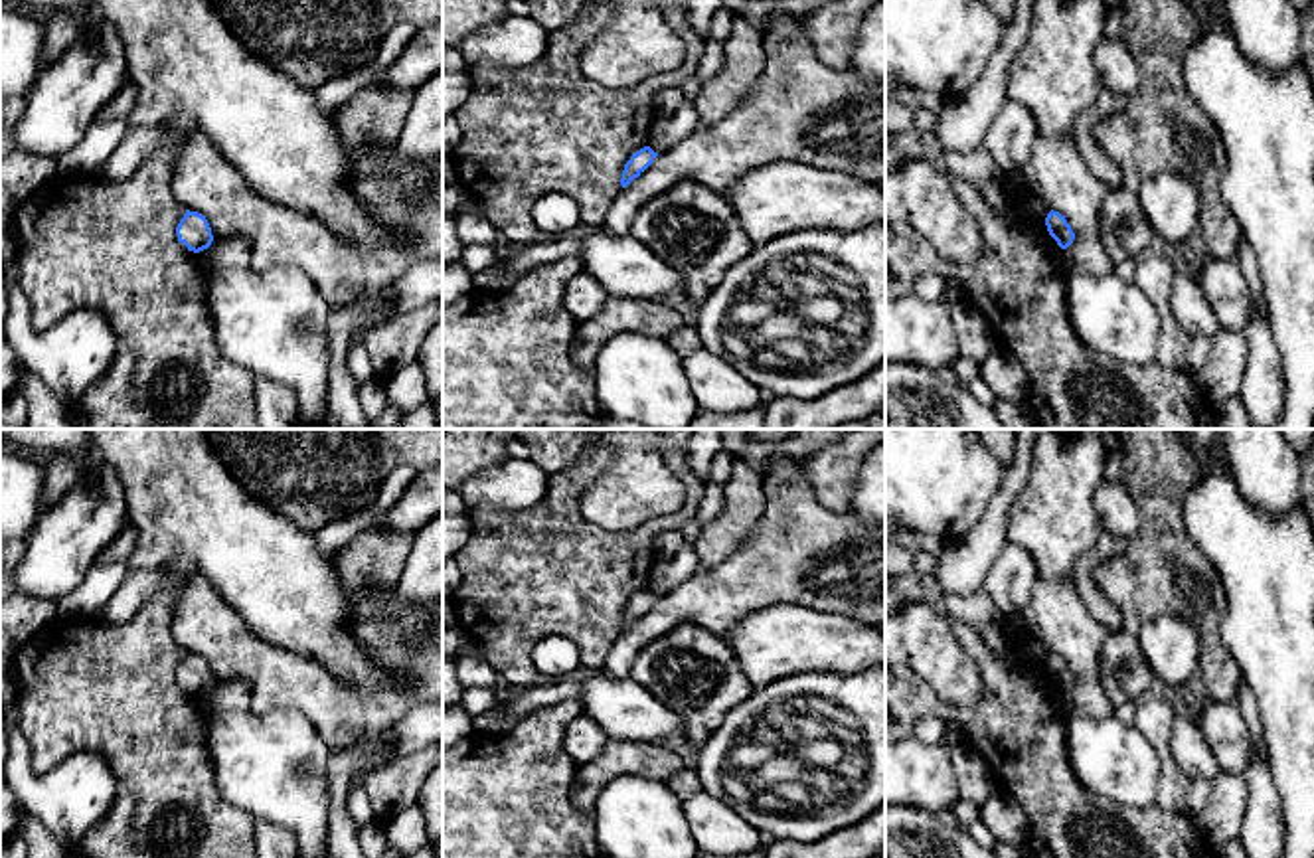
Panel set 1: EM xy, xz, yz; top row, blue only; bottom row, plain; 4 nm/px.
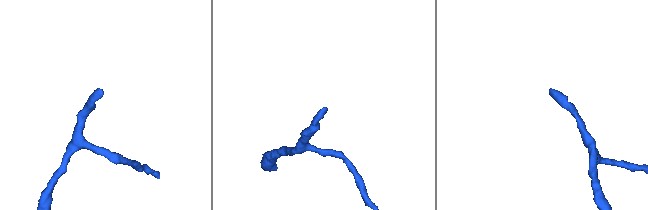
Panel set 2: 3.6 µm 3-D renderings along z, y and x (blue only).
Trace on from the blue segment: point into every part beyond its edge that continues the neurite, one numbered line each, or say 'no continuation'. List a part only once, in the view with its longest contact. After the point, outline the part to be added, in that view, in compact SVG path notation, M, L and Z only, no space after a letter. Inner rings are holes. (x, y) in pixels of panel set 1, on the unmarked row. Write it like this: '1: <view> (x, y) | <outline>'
no continuation

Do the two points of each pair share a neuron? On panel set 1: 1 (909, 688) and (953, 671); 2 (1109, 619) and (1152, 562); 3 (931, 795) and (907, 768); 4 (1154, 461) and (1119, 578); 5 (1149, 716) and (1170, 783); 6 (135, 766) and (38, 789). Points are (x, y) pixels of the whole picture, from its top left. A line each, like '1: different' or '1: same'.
1: different
2: different
3: same
4: same
5: same
6: different

